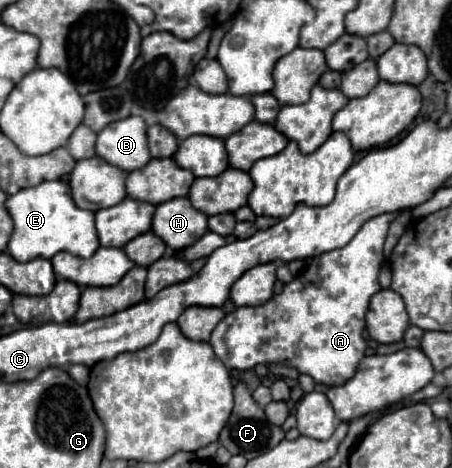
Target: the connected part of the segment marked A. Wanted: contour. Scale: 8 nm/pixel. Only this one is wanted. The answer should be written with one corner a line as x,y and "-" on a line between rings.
399,212
379,214
363,224
363,228
355,234
355,238
339,250
325,252
309,262
309,266
295,276
293,282
285,284
281,294
275,294
269,302
255,308
237,308
235,312
227,314
219,326
213,330
209,344
213,346
215,354
227,368
249,370
257,364
269,362
283,362
295,366
299,372
309,374
317,384
337,386
347,382
355,370
359,360
365,356
367,342
363,338
365,330
365,312
369,300
375,292
381,290
377,276
383,258
383,242
389,230
391,220
395,220

